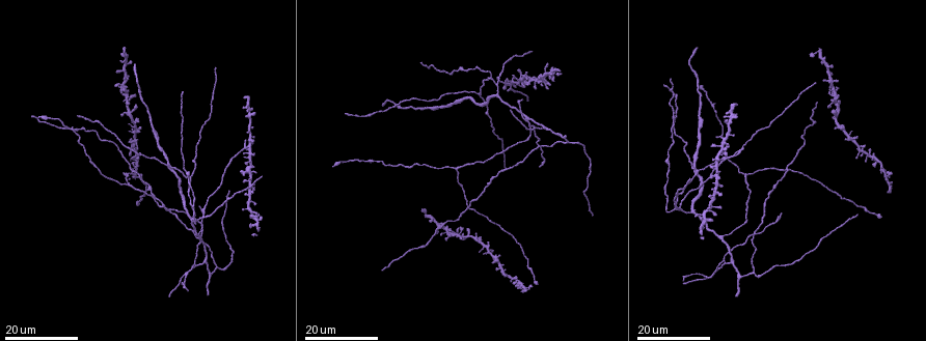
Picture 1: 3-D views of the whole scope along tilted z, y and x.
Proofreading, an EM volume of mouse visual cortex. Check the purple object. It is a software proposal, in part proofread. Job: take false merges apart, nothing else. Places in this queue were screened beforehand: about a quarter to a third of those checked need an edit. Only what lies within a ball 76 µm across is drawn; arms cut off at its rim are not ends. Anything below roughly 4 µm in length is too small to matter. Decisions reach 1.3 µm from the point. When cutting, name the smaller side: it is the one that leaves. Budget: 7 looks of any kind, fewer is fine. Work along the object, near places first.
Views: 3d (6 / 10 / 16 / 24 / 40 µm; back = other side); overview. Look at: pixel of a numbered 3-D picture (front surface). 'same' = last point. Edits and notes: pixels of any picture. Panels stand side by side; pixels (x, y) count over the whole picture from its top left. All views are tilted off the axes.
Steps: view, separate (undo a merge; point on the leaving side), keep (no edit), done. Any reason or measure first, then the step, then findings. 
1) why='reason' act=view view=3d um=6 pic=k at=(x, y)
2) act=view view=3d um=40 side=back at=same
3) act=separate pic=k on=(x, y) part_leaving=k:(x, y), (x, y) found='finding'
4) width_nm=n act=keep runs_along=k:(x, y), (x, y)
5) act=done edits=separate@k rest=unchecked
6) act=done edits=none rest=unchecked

why='three-way junction' act=view view=3d um=16 pic=1 at=(752, 273)

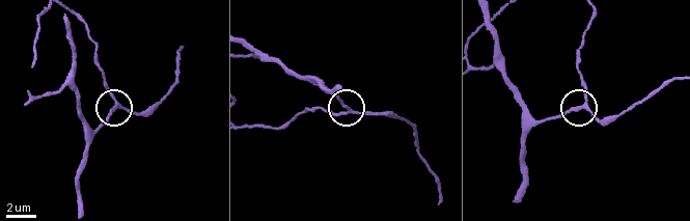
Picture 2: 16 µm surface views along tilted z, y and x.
act=view view=3d um=10 pic=2 at=(349, 112)

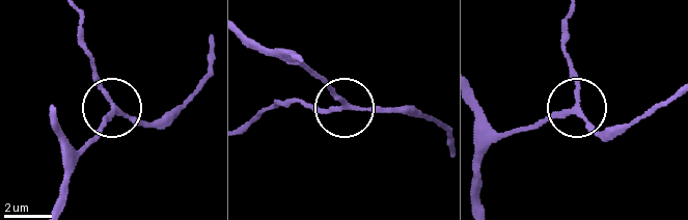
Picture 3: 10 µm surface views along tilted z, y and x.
side_arm_um=40 act=keep runs_along=3:(479, 115), (502, 134), (535, 129), (578, 108), (602, 140) found='one cell here'

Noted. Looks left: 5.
why='branch point' act=view view=3d um=24 pic=1 at=(490, 77)

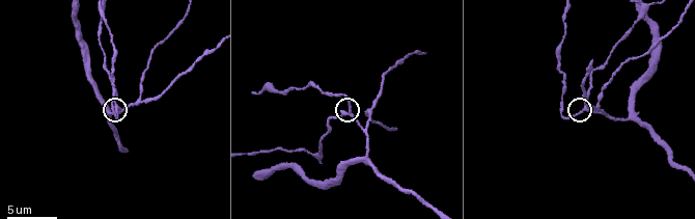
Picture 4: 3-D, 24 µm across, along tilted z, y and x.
why='closer look' act=view view=3d um=10 pic=4 at=(117, 104)

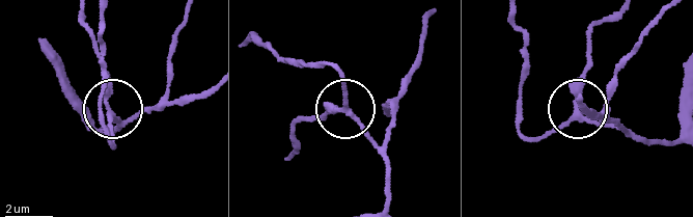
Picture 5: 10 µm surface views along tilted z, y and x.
arms=3 act=keep runs_along=5:(675, 141), (638, 141), (578, 113), (534, 139) found='all the same cell'

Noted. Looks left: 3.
why='looks like a crossing' act=view view=3d um=6 pic=4 at=(365, 158)

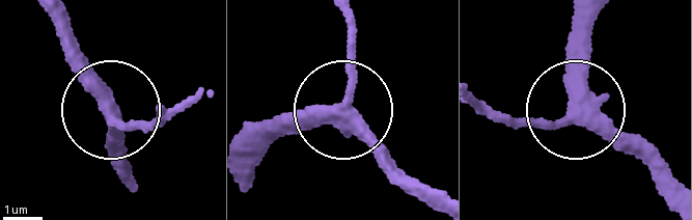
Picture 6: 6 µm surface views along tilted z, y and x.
act=keep runs_along=6:(123, 166), (102, 81), (48, 12) found='all the same cell'

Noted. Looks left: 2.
why='arms part here' act=view view=3d um=10 pic=4 at=(314, 157)

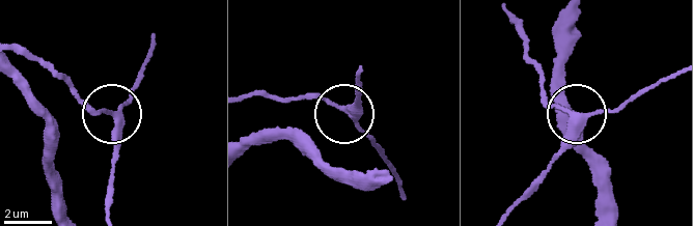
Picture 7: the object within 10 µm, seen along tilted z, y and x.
arms=3 act=keep runs_along=7:(358, 75), (356, 100), (349, 110), (298, 99) found='one cell here'

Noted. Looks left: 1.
act=done edits=none rest=unchecked

